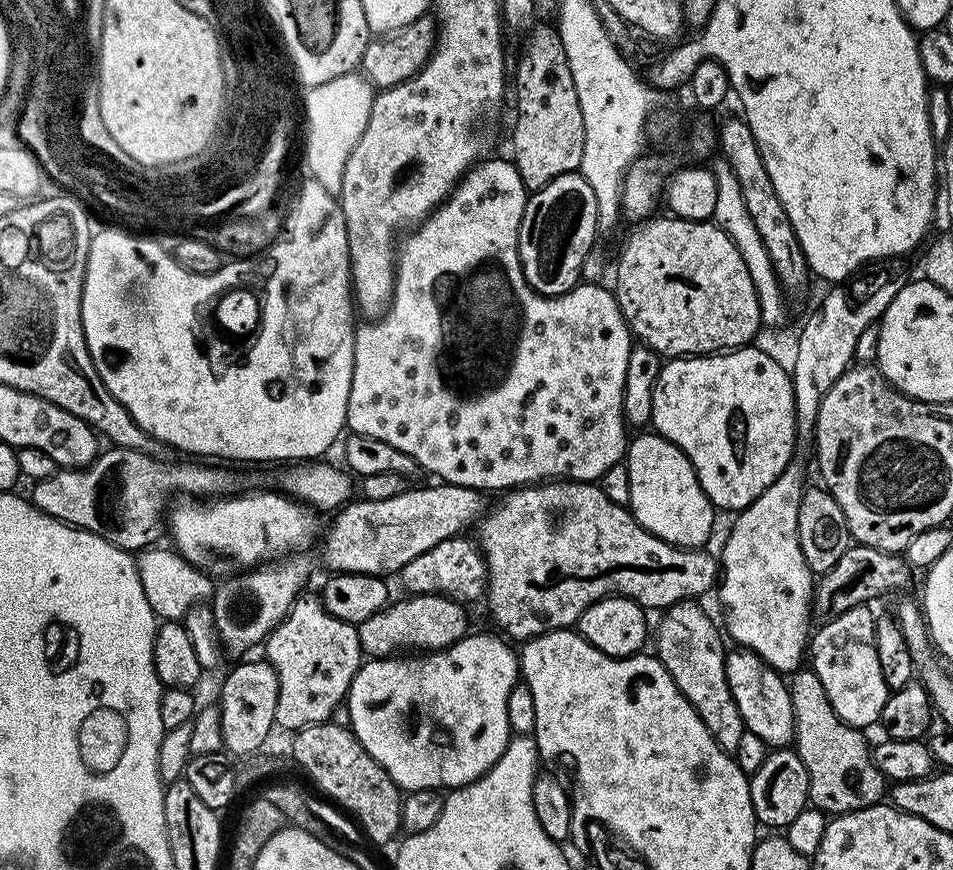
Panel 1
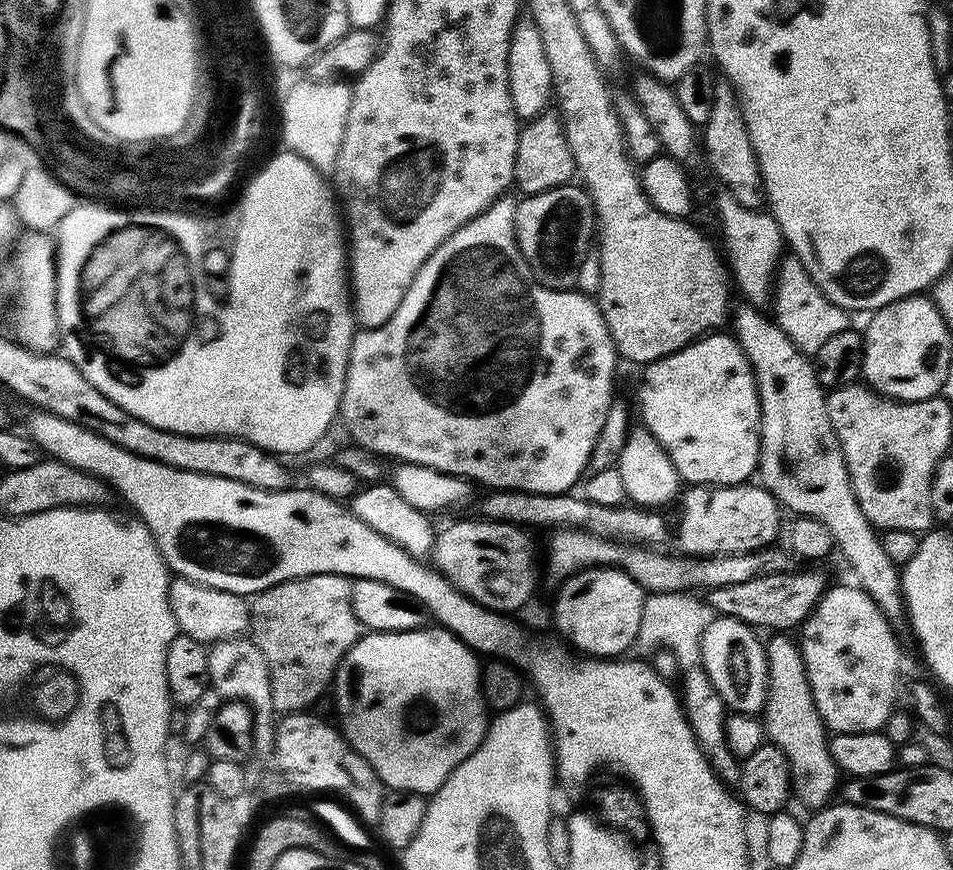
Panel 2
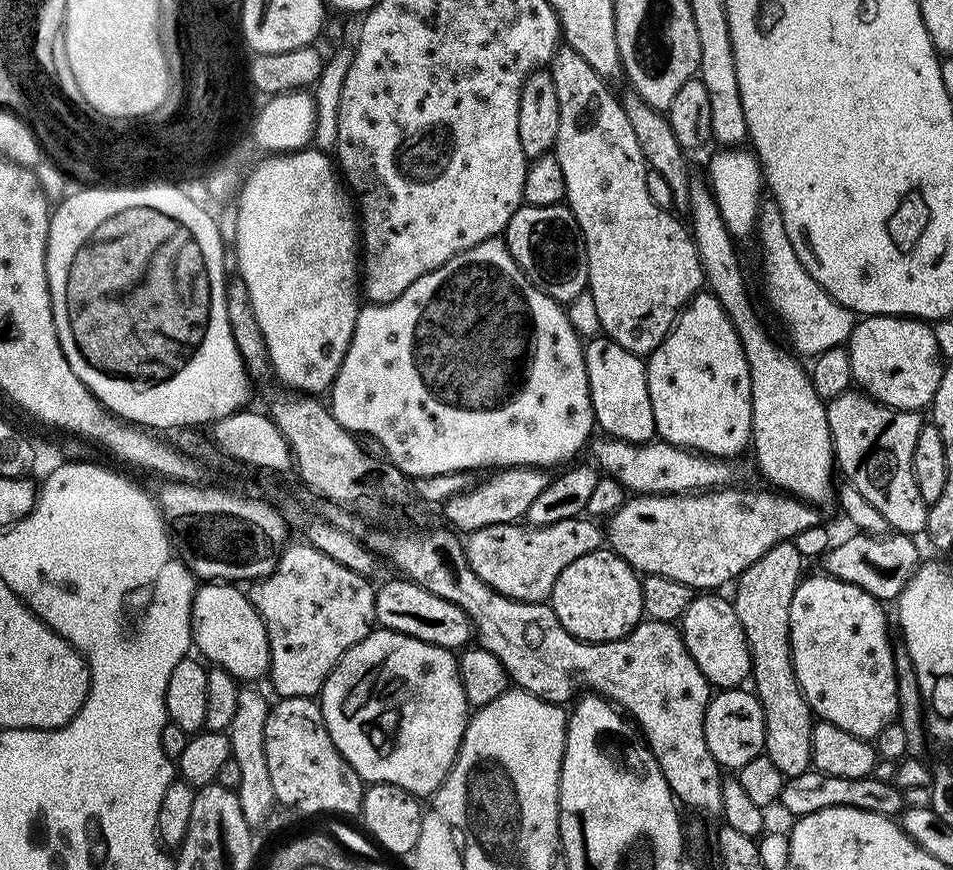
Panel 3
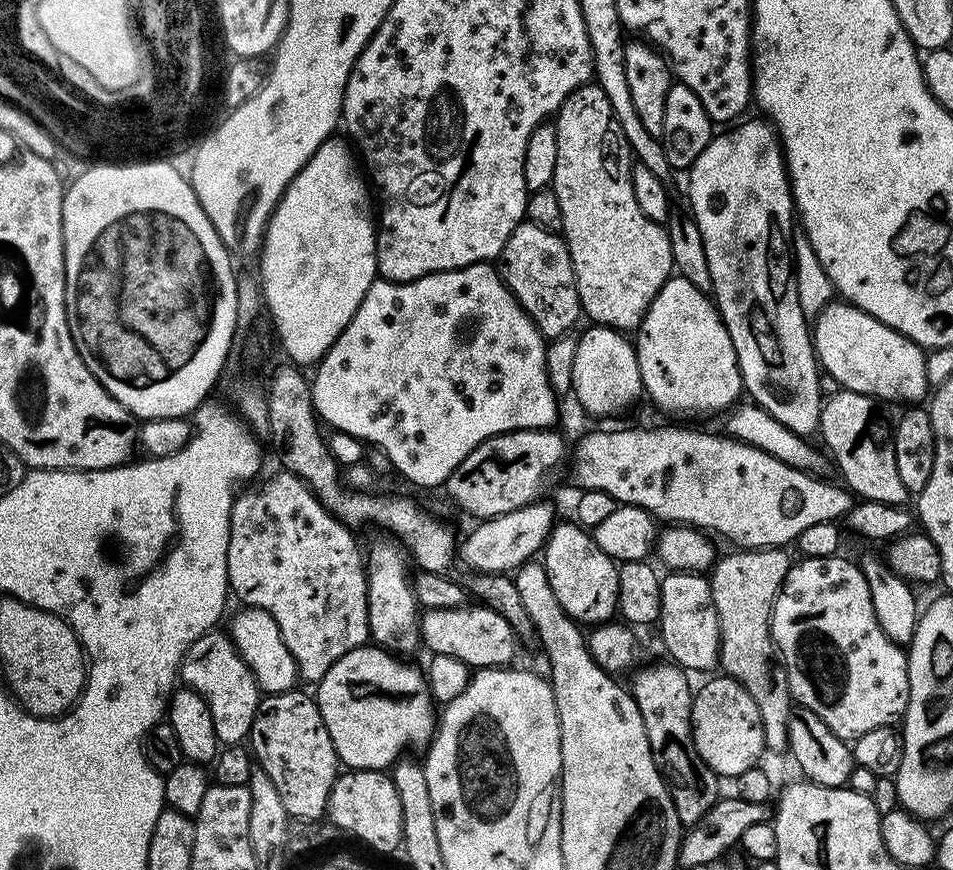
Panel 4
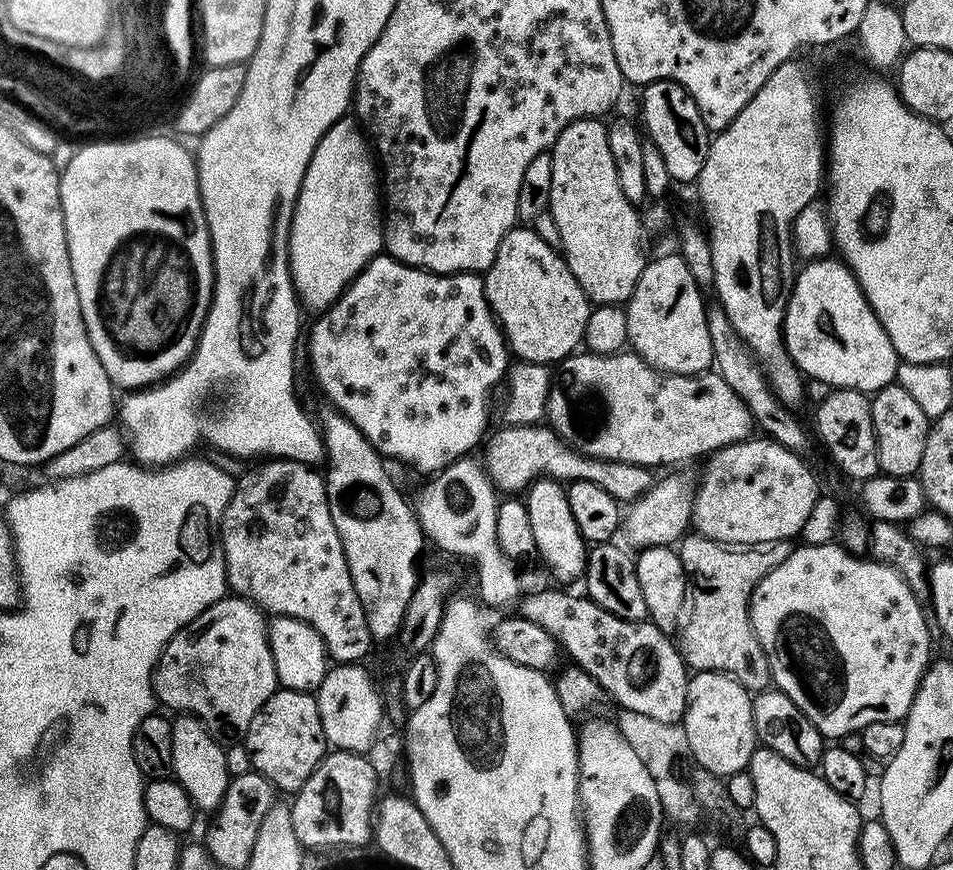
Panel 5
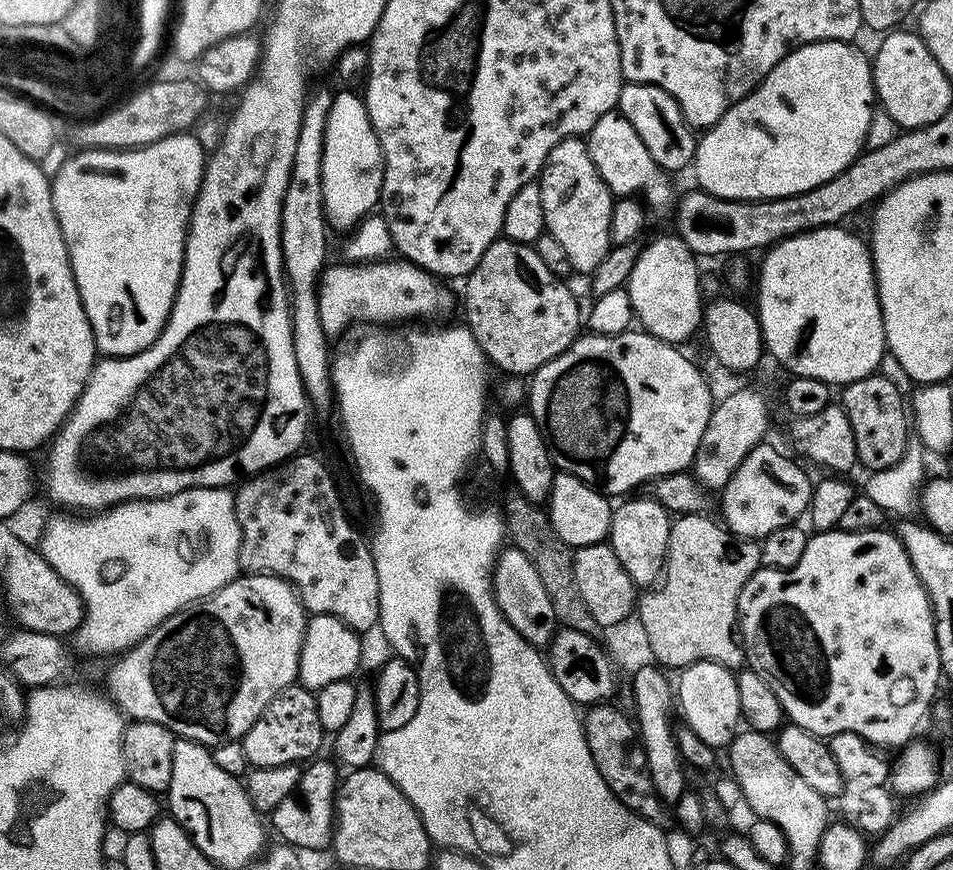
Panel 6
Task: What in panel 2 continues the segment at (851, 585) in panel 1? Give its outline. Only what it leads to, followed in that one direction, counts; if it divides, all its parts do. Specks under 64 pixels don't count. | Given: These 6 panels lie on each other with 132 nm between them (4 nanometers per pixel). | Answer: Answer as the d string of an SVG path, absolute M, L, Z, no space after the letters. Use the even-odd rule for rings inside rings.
M794 570L774 576L759 576L750 582L742 582L734 586L718 586L709 588L706 601L719 616L729 616L741 620L753 629L776 628L772 630L799 629L816 609L826 591L824 576L820 572L799 572Z

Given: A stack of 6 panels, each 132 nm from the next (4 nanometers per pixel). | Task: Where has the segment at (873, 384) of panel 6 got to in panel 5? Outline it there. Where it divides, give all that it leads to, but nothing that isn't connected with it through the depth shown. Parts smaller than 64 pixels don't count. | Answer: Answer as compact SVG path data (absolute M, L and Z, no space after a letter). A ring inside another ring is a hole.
M897 382L880 388L871 397L870 403L880 472L885 476L915 477L922 466L922 454L926 454L926 438L930 427L927 414L918 406L913 395Z

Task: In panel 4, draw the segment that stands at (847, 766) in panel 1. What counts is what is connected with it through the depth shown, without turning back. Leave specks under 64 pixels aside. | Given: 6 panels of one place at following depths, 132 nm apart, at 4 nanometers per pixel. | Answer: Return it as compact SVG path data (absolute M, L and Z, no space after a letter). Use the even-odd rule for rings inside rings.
M783 547L753 548L751 550L732 550L729 556L722 555L710 569L710 583L714 594L714 606L718 610L720 623L720 663L719 667L727 675L736 679L754 698L758 706L758 714L762 718L762 734L764 747L769 753L788 752L788 723L794 711L792 691L786 678L784 665L778 659L776 644L772 641L770 622L772 621L772 607L777 594L784 584L784 579L790 567L790 559Z

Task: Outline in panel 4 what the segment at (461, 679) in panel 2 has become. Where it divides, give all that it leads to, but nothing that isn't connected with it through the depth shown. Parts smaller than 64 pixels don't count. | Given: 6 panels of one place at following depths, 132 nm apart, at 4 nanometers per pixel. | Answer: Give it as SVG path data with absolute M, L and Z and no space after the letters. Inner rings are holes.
M379 646L355 648L350 654L338 658L338 662L334 662L315 685L314 699L320 707L322 722L326 722L326 730L330 730L330 742L334 742L334 750L345 769L388 770L401 759L403 748L411 744L424 746L431 741L438 723L438 712L428 693L425 673L407 662L407 659Z

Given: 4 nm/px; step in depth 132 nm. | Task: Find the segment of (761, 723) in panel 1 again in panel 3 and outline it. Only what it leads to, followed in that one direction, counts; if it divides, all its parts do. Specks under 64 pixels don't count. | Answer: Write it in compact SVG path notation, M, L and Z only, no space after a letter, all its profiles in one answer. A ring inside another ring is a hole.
M700 594L693 599L684 612L682 635L686 650L690 650L698 670L702 670L713 689L739 688L751 677L752 655L742 622L738 622L735 603L729 597L727 600L724 596L716 595L720 594Z

